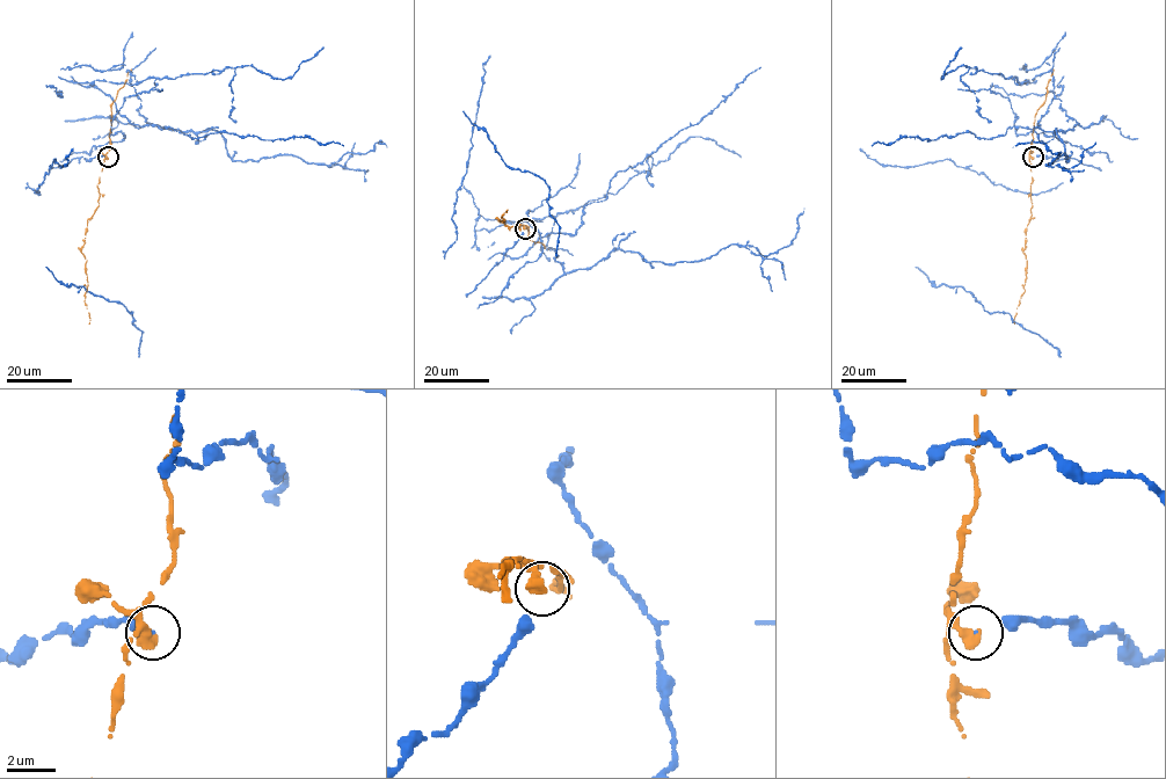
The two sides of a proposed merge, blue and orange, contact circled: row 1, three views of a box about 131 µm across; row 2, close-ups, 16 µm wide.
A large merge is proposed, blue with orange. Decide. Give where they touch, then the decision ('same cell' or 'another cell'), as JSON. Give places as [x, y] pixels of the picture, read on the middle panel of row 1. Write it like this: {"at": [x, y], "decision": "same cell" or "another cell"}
{"at": [525, 228], "decision": "another cell"}

